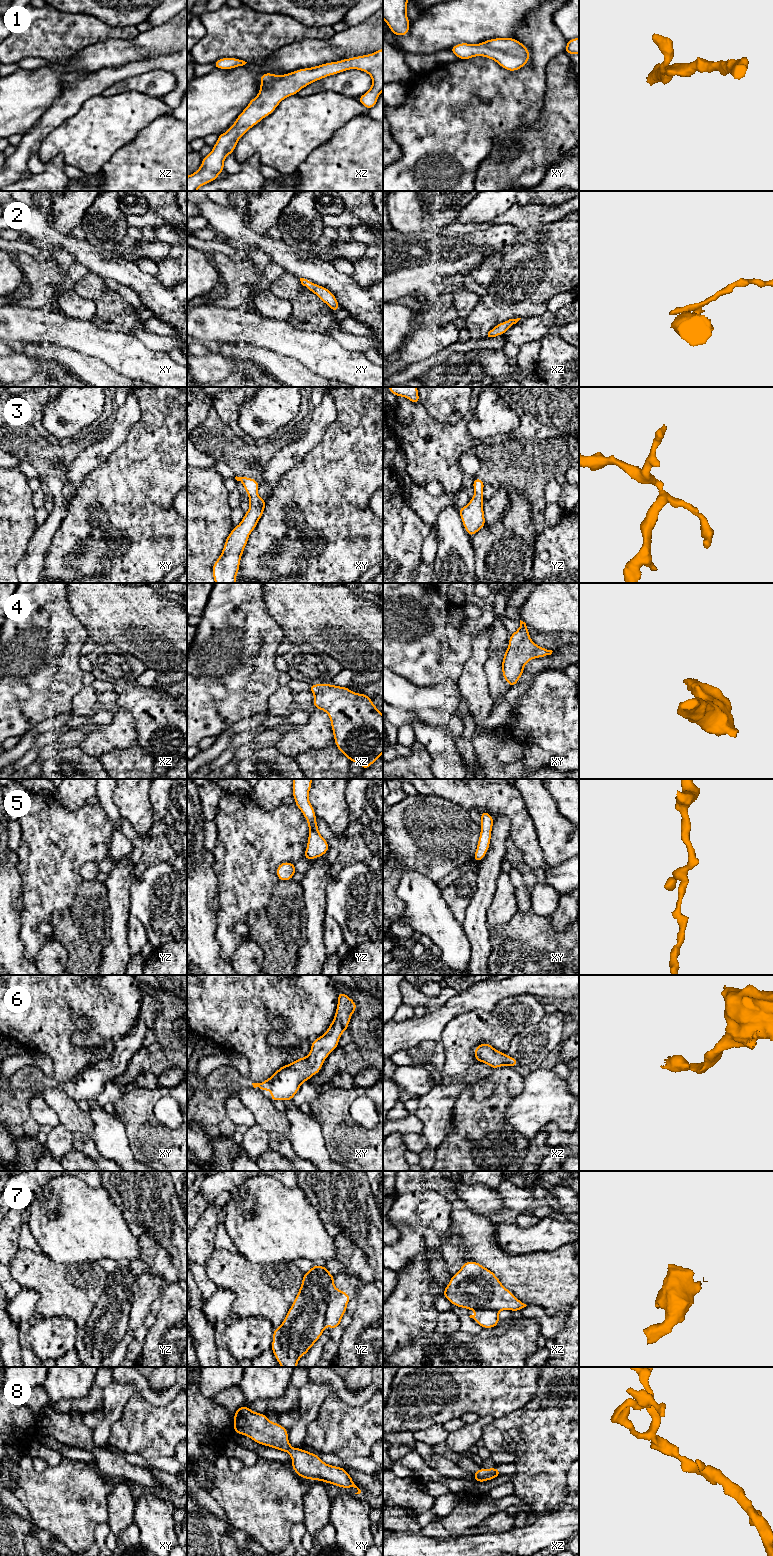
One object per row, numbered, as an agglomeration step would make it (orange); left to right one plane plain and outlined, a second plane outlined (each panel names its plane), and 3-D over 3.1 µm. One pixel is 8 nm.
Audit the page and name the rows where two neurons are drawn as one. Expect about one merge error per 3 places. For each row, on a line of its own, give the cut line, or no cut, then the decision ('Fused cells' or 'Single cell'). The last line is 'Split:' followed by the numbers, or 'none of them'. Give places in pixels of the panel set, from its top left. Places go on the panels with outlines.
1: No split. Single cell
2: No split. Single cell
3: No split. Single cell
4: No split. Single cell
5: No split. Single cell
6: No split. Single cell
7: Split along yz (334, 1287), (327, 1298), (326, 1321), (324, 1325). Fused cells
8: No split. Single cell
Split: 7

